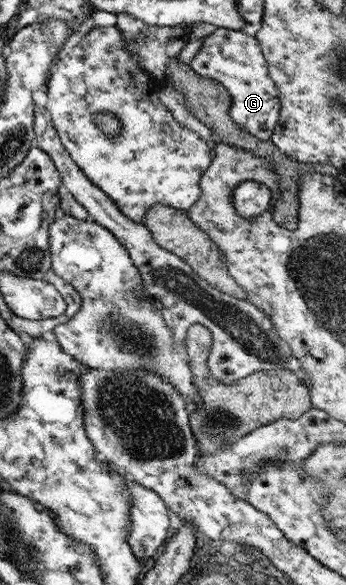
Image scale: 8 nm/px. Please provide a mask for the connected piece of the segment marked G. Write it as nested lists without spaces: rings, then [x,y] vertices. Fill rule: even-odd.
[[[216,28],[202,42],[202,49],[198,55],[194,56],[189,63],[190,68],[198,77],[202,79],[210,79],[220,83],[222,87],[226,87],[229,95],[233,96],[233,108],[231,116],[241,130],[249,132],[252,136],[258,137],[258,140],[268,140],[273,136],[275,128],[280,124],[281,99],[277,86],[274,85],[273,78],[269,76],[268,62],[265,60],[264,54],[261,52],[260,42],[251,32],[228,28]]]

